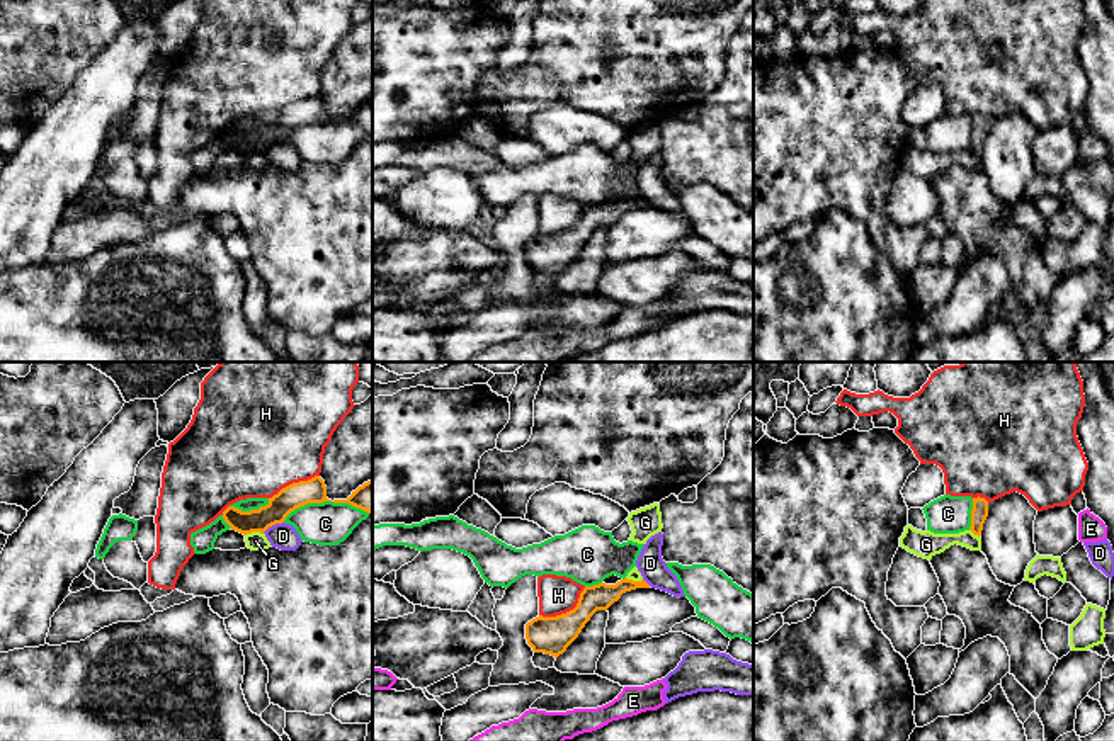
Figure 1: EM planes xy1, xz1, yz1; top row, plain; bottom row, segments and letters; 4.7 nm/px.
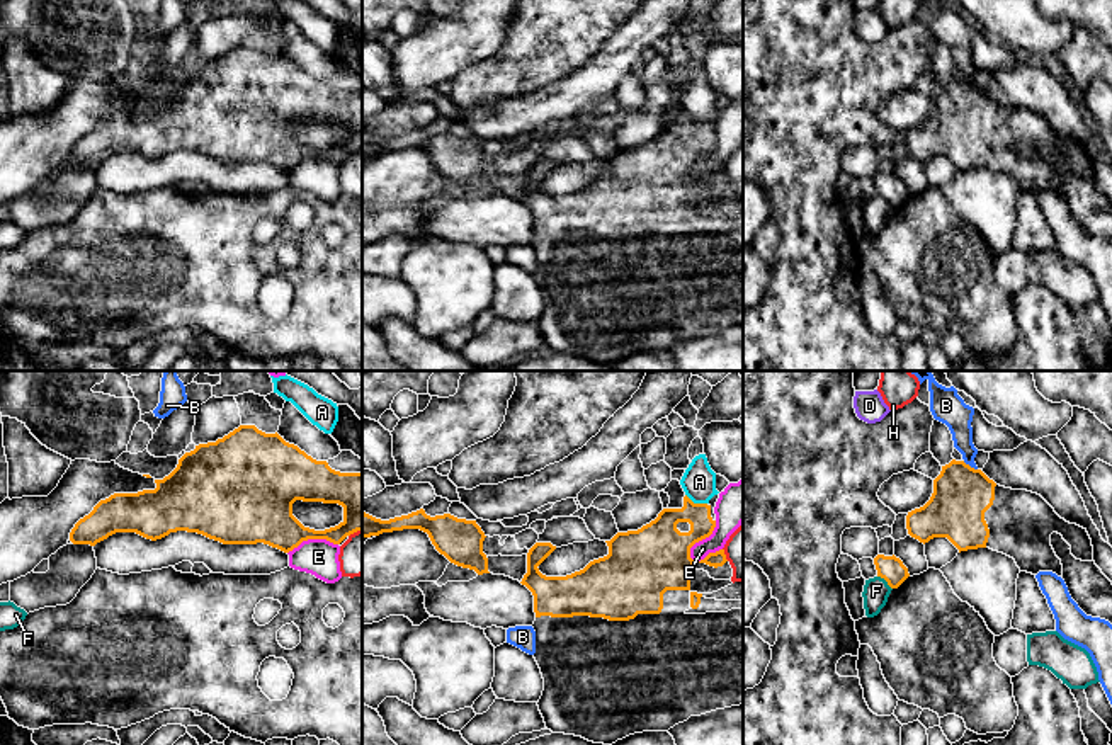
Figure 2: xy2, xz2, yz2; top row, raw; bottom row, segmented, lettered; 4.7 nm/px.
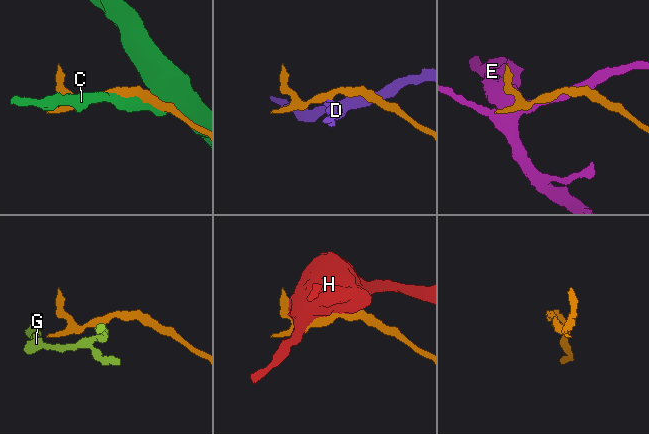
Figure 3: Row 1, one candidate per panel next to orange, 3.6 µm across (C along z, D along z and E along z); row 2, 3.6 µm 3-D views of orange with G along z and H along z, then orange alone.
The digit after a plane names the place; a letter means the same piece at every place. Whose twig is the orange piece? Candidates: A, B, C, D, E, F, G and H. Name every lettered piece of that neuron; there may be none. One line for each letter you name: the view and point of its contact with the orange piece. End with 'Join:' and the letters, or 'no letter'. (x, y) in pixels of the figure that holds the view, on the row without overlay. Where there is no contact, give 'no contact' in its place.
Join: no letter

